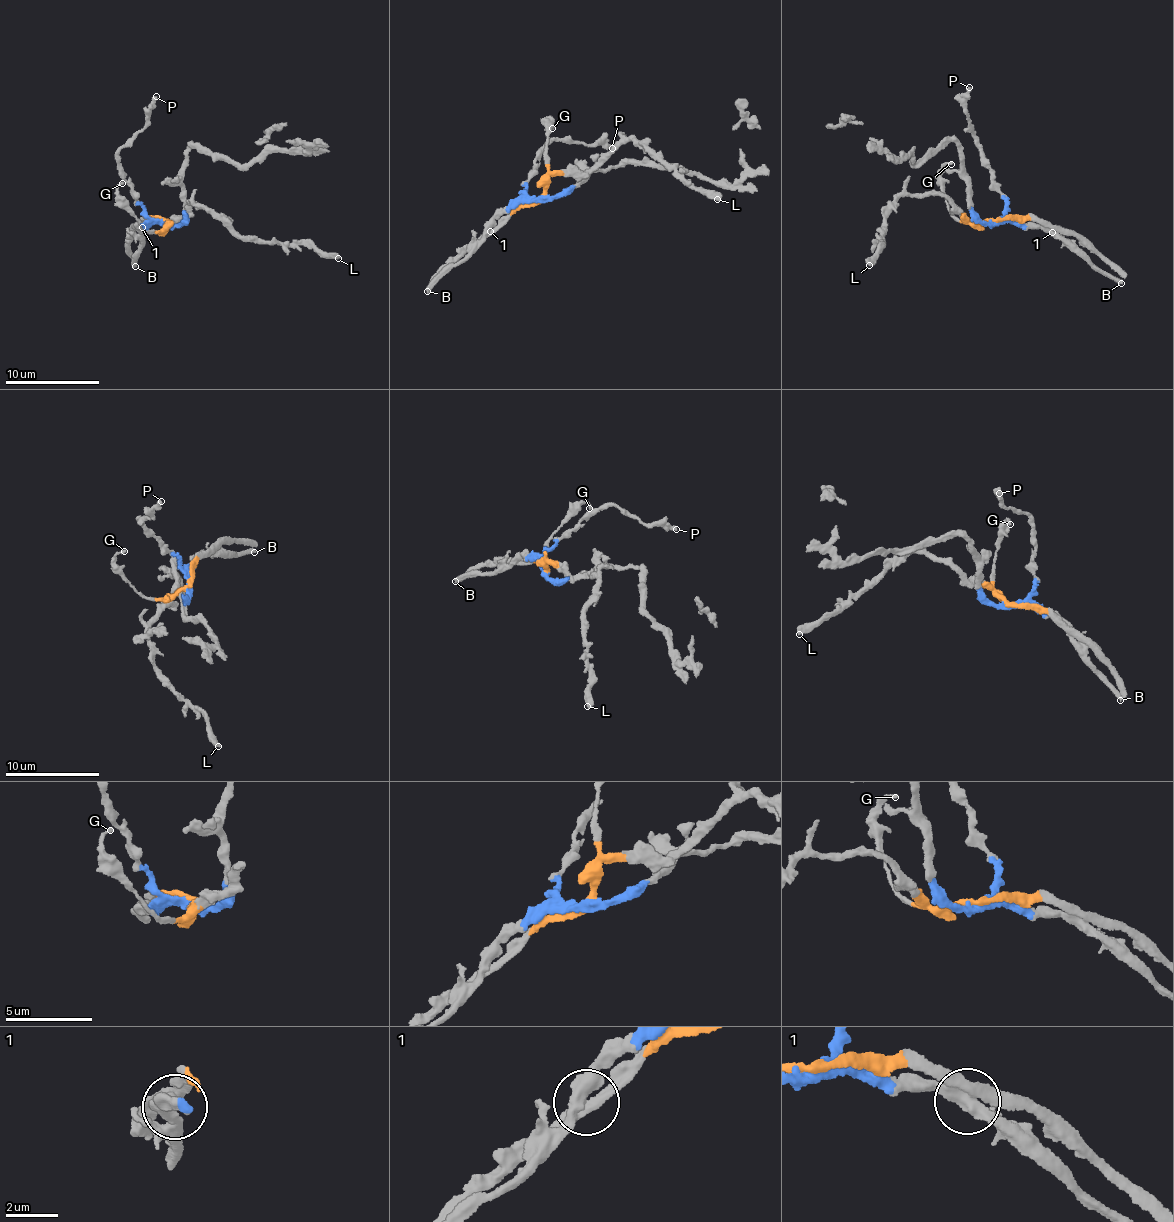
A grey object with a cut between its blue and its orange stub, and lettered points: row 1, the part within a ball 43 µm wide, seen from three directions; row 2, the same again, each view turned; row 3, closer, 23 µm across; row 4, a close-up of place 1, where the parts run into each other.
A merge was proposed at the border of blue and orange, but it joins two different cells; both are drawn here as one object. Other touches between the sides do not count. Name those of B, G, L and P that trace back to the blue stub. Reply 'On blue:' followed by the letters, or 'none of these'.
On blue: B, P

